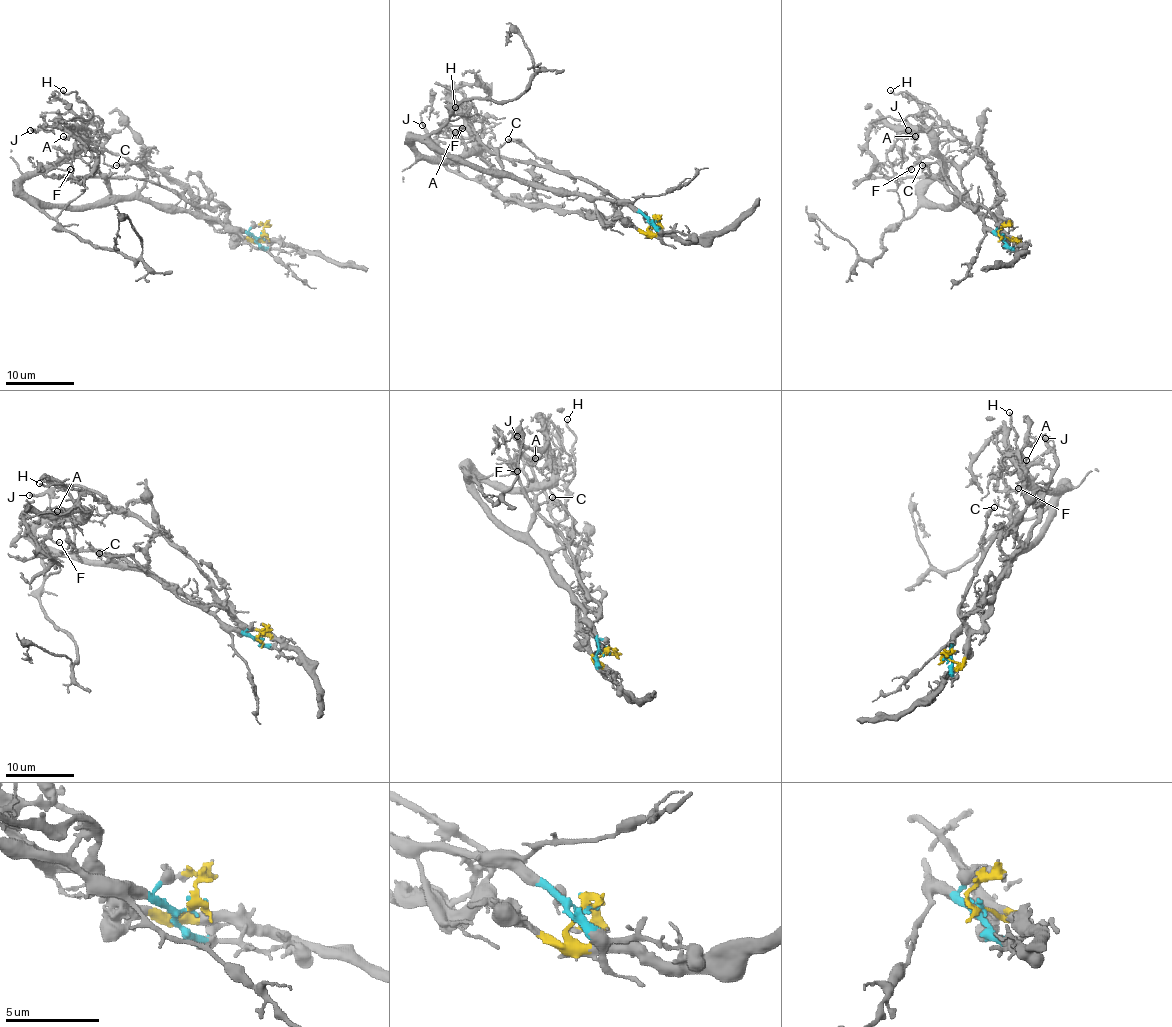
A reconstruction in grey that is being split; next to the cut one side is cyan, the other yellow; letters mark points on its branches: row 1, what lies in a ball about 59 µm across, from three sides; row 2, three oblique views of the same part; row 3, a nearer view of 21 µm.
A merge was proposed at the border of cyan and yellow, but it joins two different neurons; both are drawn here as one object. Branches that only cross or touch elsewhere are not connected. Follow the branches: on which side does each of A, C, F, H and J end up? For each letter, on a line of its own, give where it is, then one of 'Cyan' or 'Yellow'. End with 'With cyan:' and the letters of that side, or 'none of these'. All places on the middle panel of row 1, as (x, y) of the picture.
A: Place: (455, 132). Cyan
C: Place: (508, 139). Yellow
F: Place: (462, 128). Cyan
H: Place: (455, 107). Yellow
J: Place: (422, 125). Yellow
With cyan: A, F

